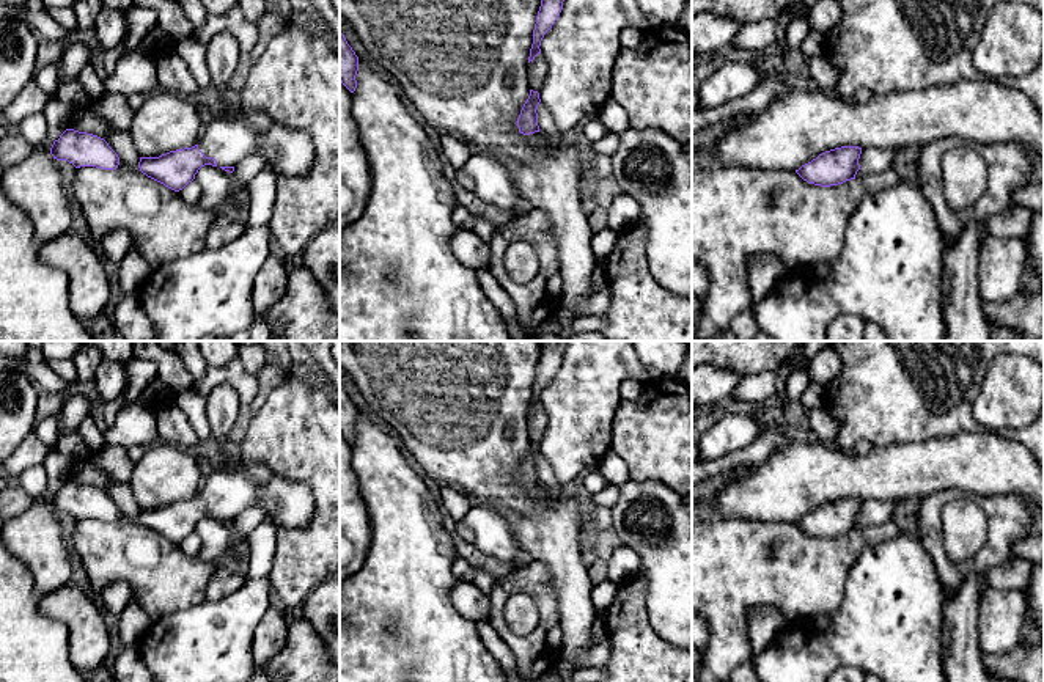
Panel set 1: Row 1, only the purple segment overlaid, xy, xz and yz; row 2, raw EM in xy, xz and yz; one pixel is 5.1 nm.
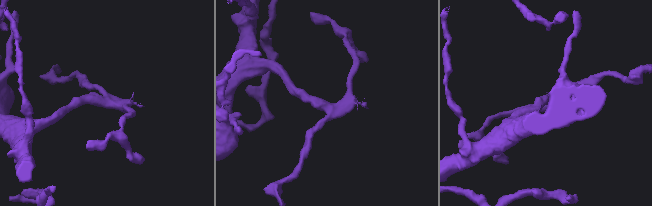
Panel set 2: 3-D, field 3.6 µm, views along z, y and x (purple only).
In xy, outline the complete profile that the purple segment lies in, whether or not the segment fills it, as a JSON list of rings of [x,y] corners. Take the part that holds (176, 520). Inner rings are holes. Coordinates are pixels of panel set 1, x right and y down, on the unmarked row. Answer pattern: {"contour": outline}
{"contour": [[[220,383],[220,385],[215,385],[212,390],[209,390],[209,393],[206,394],[206,413],[208,413],[208,418],[209,418],[209,427],[211,427],[211,435],[212,435],[212,440],[211,440],[211,442],[214,442],[215,446],[217,446],[217,449],[222,453],[222,456],[223,456],[223,464],[222,464],[219,468],[215,468],[215,470],[201,482],[200,492],[198,492],[198,495],[197,495],[195,498],[192,498],[192,500],[184,500],[184,501],[176,501],[176,503],[170,503],[170,504],[162,506],[162,508],[159,508],[159,509],[140,509],[138,520],[140,520],[140,523],[142,523],[143,526],[146,526],[148,530],[151,530],[151,531],[164,536],[165,539],[168,539],[168,541],[171,541],[171,542],[175,542],[175,544],[179,544],[179,542],[182,542],[189,534],[192,534],[192,533],[195,531],[195,526],[198,525],[198,522],[200,522],[201,519],[204,519],[204,517],[220,519],[222,522],[233,525],[233,523],[234,523],[234,519],[236,519],[241,512],[244,512],[247,508],[250,508],[250,506],[253,506],[253,504],[259,504],[259,506],[261,506],[261,509],[263,509],[263,512],[264,512],[264,520],[270,522],[275,528],[277,528],[277,526],[283,526],[283,528],[302,528],[302,526],[307,526],[307,525],[310,523],[310,520],[311,520],[311,517],[313,517],[313,514],[314,514],[314,498],[313,498],[313,493],[311,493],[311,490],[310,490],[308,486],[288,481],[288,479],[280,478],[280,476],[277,476],[277,475],[274,475],[266,484],[256,484],[252,478],[247,476],[245,471],[241,470],[241,465],[239,465],[239,464],[230,462],[230,460],[226,459],[226,456],[223,454],[223,445],[226,443],[228,434],[230,434],[230,431],[233,429],[233,426],[234,426],[234,423],[236,423],[236,420],[237,420],[239,409],[241,409],[241,399],[239,399],[239,396],[237,396],[237,393],[236,393],[236,390],[234,390],[233,387],[230,387],[230,385],[226,385],[226,383]]]}

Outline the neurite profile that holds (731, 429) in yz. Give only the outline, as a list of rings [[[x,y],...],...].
[[[748,407],[723,409],[701,426],[698,457],[704,460],[725,457],[745,448],[764,432],[759,410]]]

